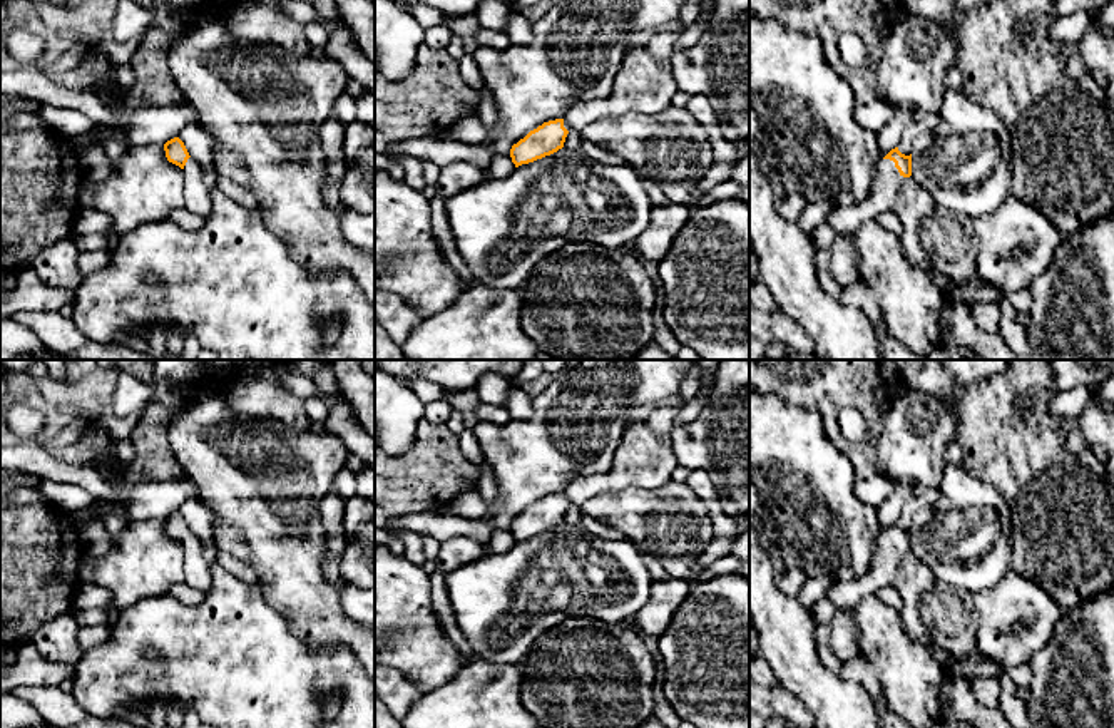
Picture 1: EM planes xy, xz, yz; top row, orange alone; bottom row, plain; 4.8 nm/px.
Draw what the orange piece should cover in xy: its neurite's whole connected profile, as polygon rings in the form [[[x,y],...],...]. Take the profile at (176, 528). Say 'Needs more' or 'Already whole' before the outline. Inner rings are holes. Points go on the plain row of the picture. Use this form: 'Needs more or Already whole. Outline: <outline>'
Needs more. Outline: [[[174,512],[164,519],[169,537],[179,541],[184,547],[182,572],[184,584],[199,591],[209,591],[212,586],[211,561],[204,557],[201,541],[189,531],[184,517]]]

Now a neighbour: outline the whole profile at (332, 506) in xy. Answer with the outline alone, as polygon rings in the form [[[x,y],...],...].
[[[330,489],[316,505],[319,514],[324,536],[323,536],[323,576],[328,582],[343,582],[340,567],[346,546],[345,539],[345,504],[346,499],[341,497],[335,489]]]

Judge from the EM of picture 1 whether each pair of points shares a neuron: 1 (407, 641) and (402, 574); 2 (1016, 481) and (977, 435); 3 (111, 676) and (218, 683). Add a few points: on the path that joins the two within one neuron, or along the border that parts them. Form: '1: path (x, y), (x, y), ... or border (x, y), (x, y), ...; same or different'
1: path (402, 625), (402, 591); same
2: path (1011, 469), (989, 447); same
3: path (137, 676), (191, 676); same

